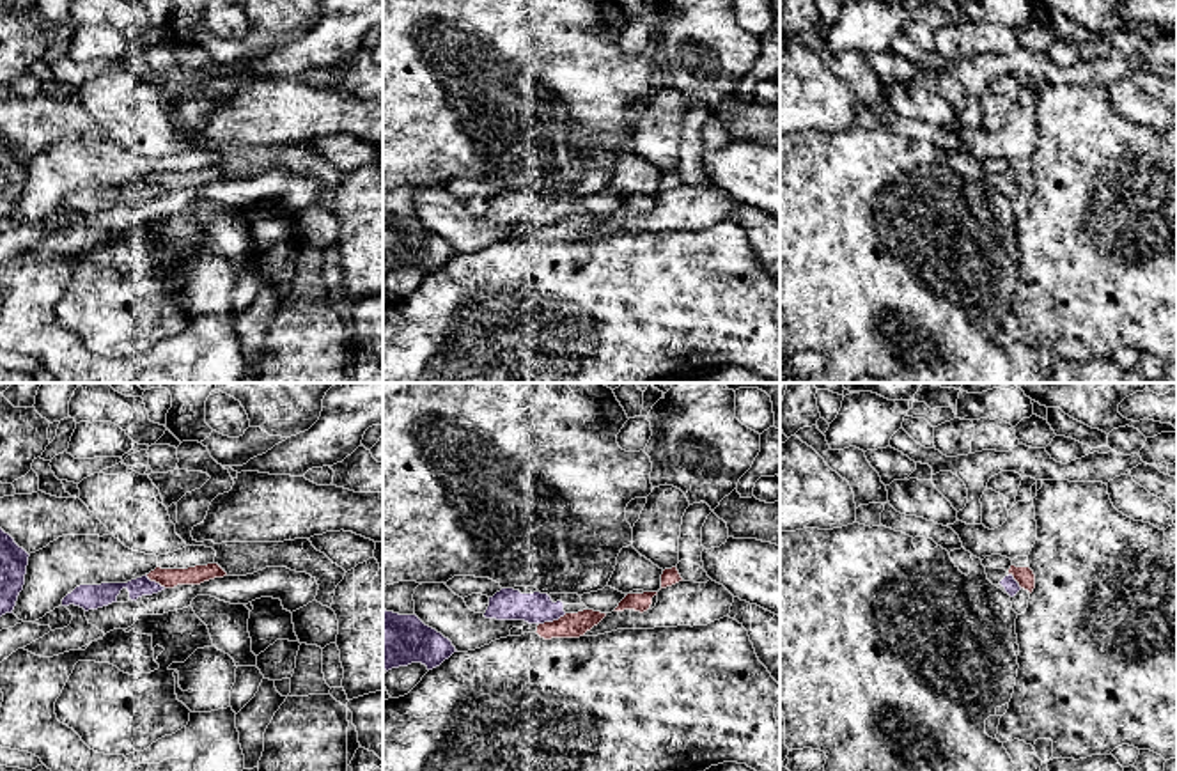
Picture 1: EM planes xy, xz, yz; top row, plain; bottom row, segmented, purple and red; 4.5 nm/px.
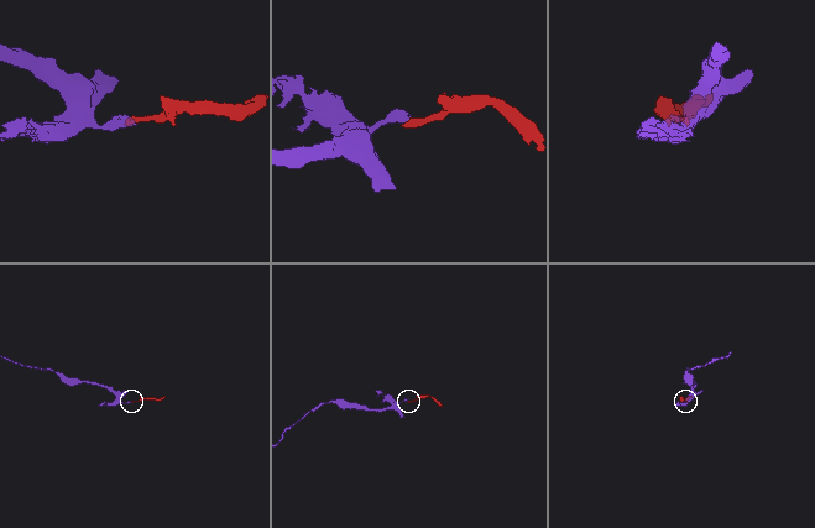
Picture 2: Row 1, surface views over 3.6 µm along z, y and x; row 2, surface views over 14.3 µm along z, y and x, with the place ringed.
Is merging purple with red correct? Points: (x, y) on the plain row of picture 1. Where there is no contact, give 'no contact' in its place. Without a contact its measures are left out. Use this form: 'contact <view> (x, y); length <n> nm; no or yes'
contact xz (552, 224); length 140 nm; no

